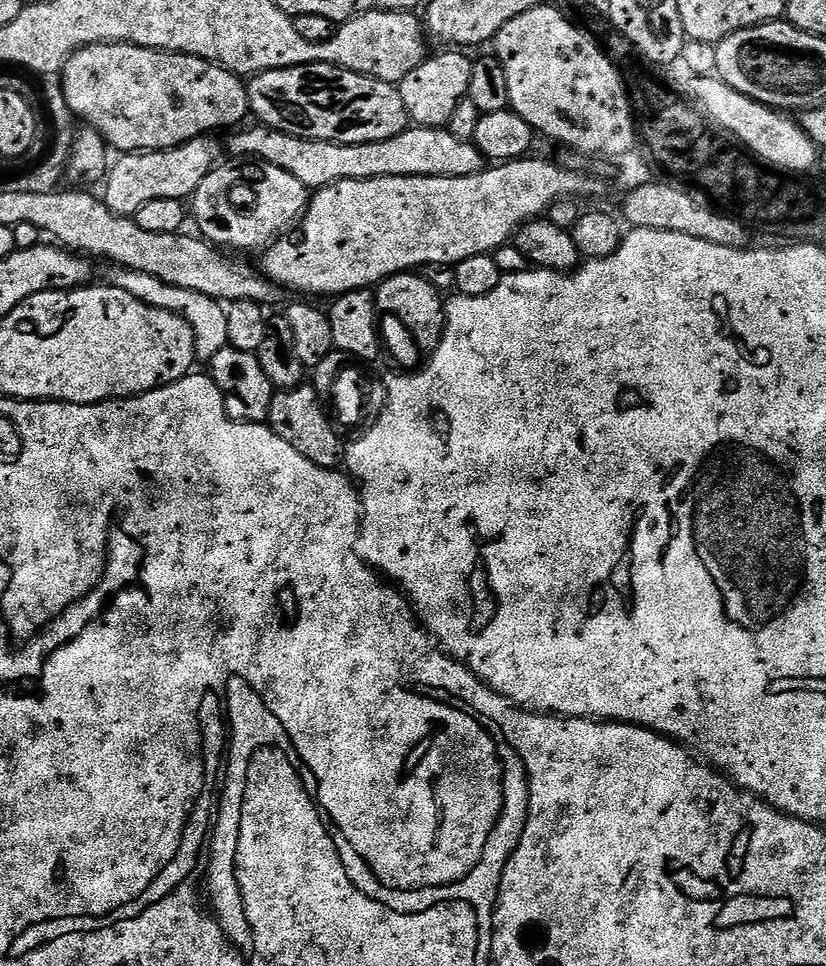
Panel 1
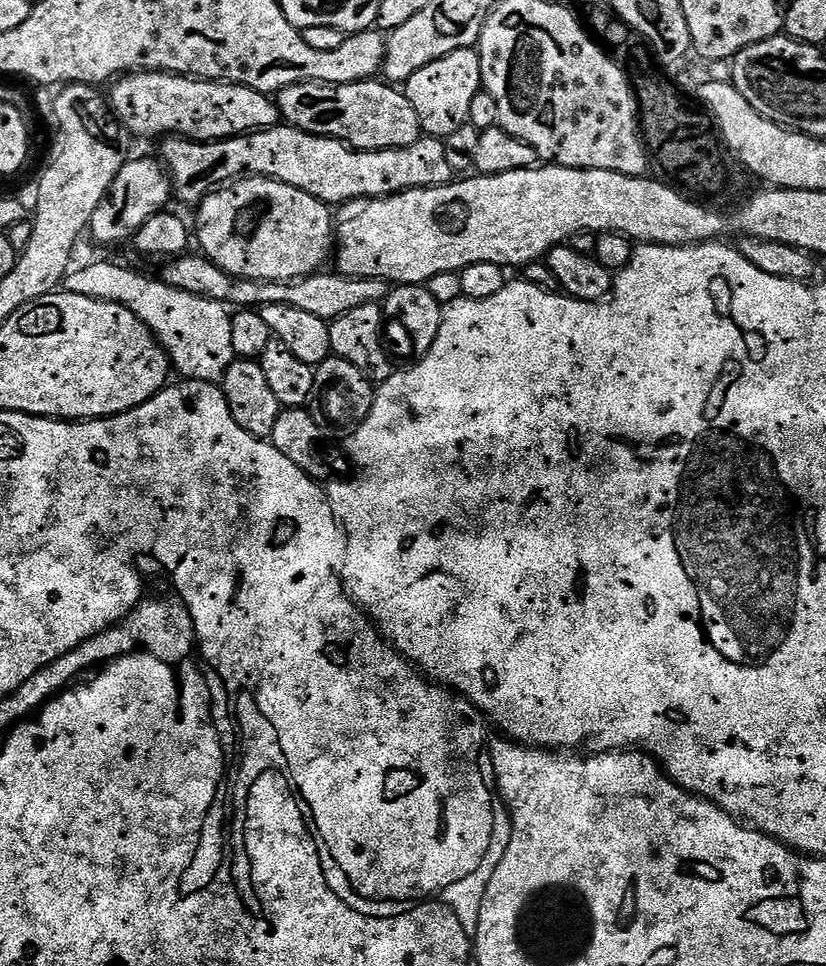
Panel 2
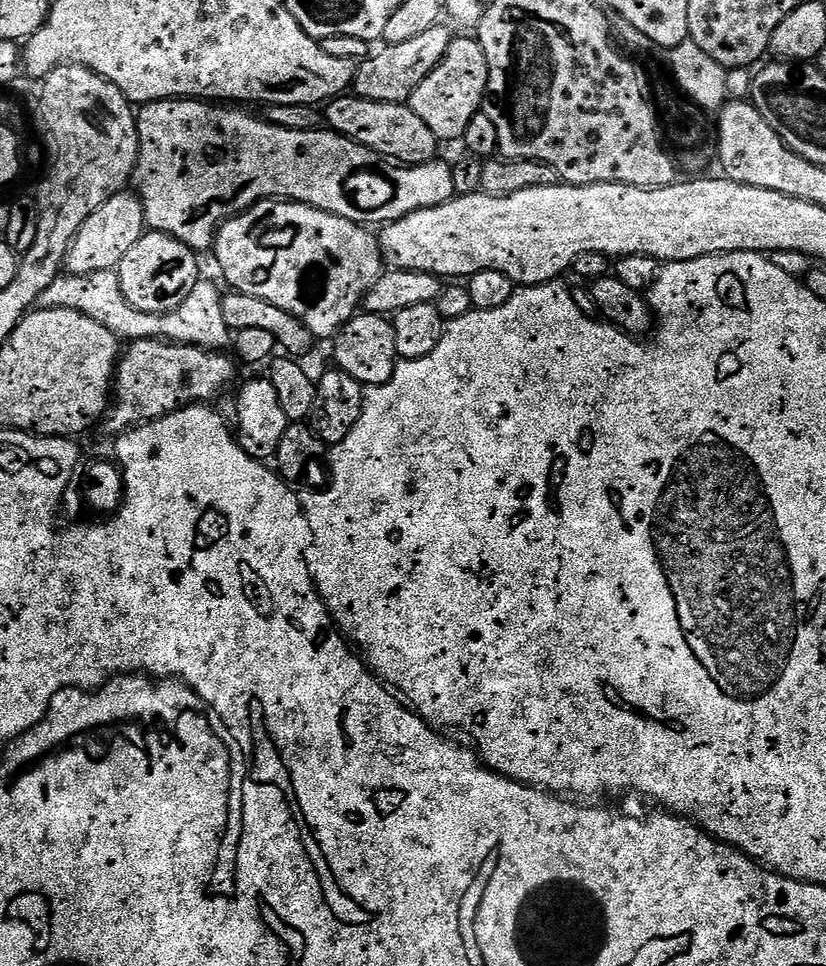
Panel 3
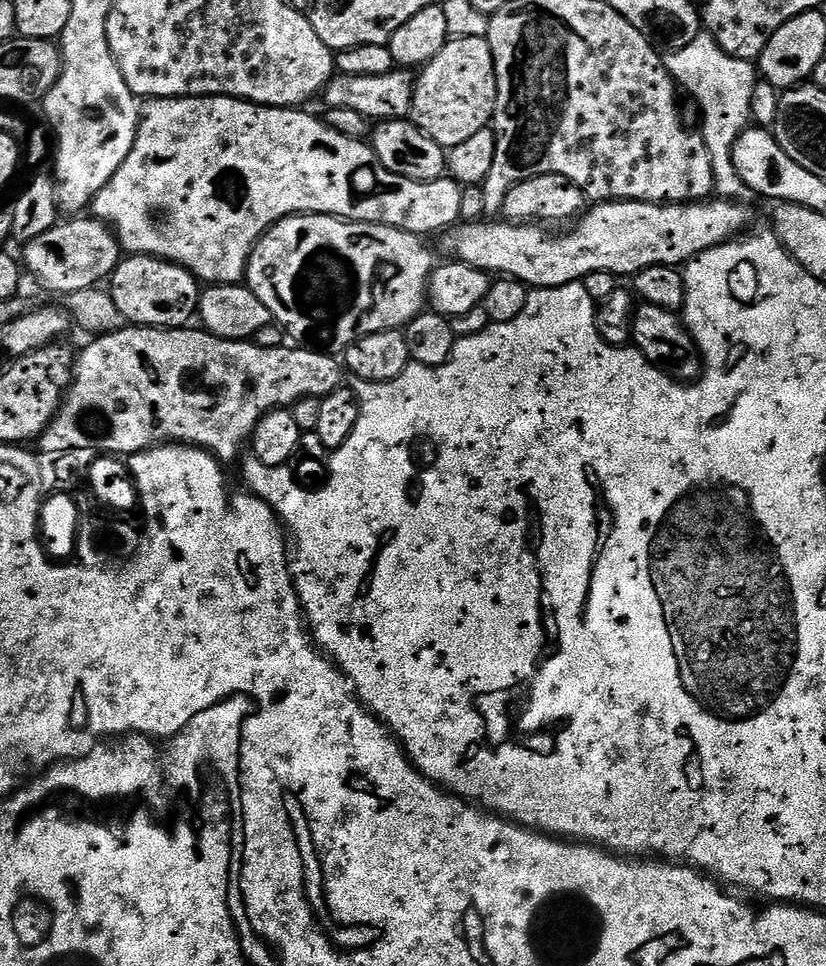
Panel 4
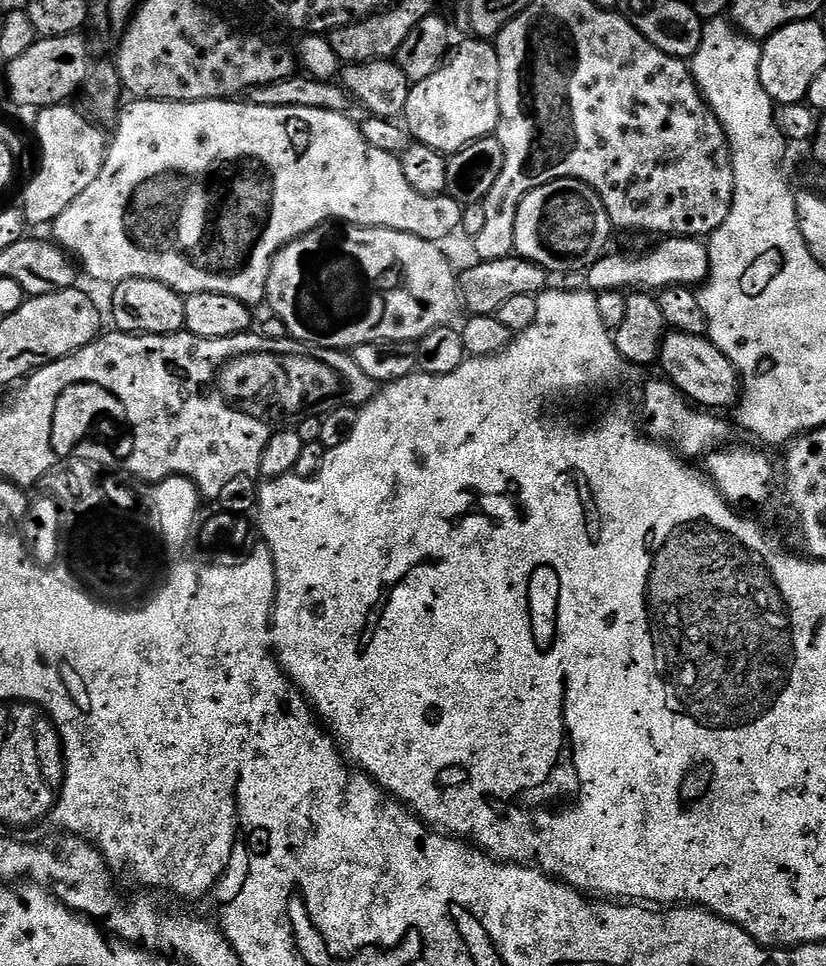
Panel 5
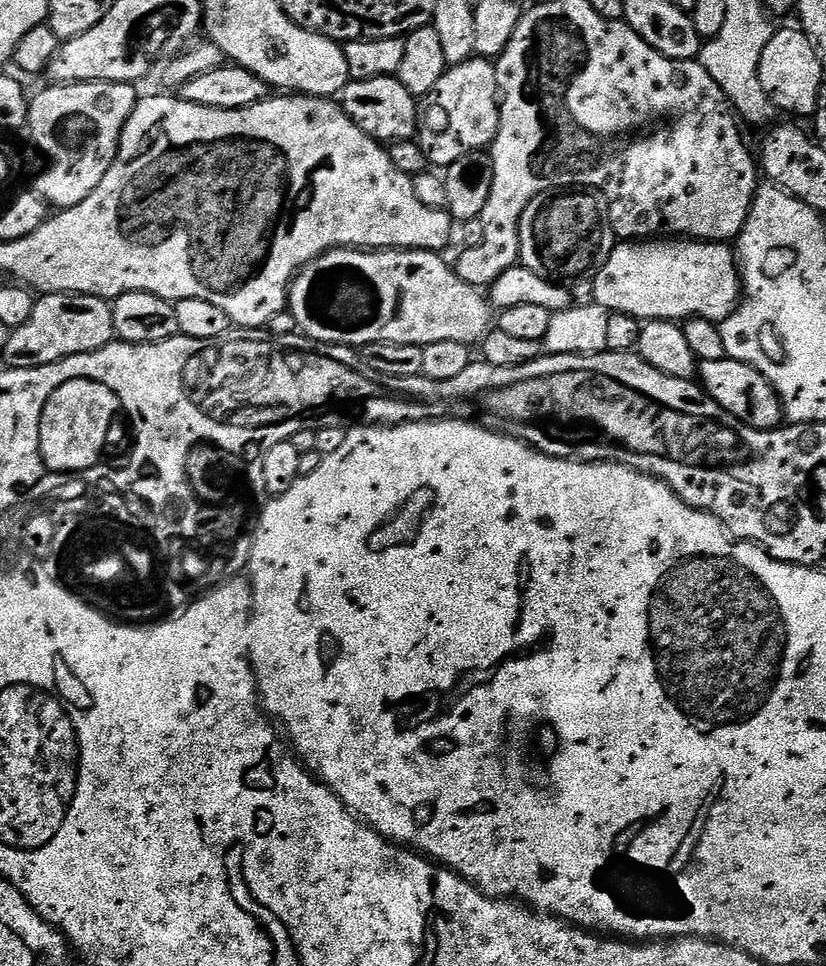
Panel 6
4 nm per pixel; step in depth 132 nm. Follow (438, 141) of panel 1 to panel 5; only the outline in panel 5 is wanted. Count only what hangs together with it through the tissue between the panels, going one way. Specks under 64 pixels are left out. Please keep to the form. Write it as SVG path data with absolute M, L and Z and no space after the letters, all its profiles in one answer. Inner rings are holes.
M236 98L199 100L189 104L137 99L128 103L119 109L120 125L116 128L116 137L113 140L111 137L107 145L104 165L98 178L94 178L94 182L90 182L90 186L86 186L86 190L82 190L82 194L78 194L78 198L74 198L74 202L70 202L70 206L66 206L66 210L62 210L62 214L58 214L56 221L50 225L51 239L72 257L82 269L83 275L85 272L90 279L97 280L100 284L115 286L134 278L150 278L154 282L170 286L183 297L194 294L226 294L226 298L238 298L238 302L257 306L256 304L263 305L266 300L266 282L270 278L272 259L299 236L305 236L315 228L323 228L329 222L357 224L363 228L389 228L433 242L444 242L452 231L460 228L464 208L459 202L447 194L418 194L418 190L414 190L414 186L406 182L400 156L370 146L370 142L366 142L366 138L360 133L359 123L355 119L352 121L351 115L330 110L258 106L251 102L240 104L244 102Z

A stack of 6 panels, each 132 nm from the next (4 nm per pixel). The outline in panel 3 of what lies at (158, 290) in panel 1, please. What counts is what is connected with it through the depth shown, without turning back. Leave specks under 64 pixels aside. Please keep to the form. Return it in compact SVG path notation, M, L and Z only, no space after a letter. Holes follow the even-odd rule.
M98 270L92 274L61 274L46 290L40 295L39 303L45 308L66 308L78 310L102 322L111 332L119 336L123 341L133 340L167 340L174 344L192 344L196 348L209 350L224 350L233 343L234 333L226 322L226 314L222 310L222 292L219 292L208 278L202 278L194 286L194 294L178 306L178 310L170 310L159 316L153 312L143 312L141 308L135 308L130 302L126 302L126 294L122 294L122 282L119 271Z

